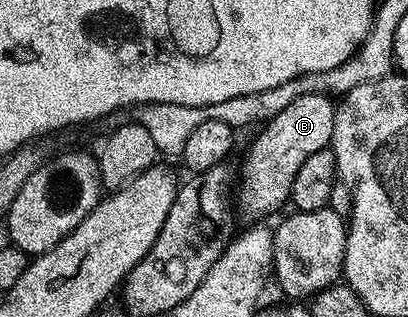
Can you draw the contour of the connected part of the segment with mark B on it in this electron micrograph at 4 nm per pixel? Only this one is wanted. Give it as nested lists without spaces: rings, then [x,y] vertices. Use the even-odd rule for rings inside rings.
[[[326,93],[301,95],[285,107],[277,116],[262,126],[255,142],[243,157],[243,166],[237,169],[237,197],[239,205],[251,219],[263,219],[266,213],[288,204],[293,179],[301,169],[301,163],[313,155],[313,151],[328,148],[333,135],[336,102]]]

